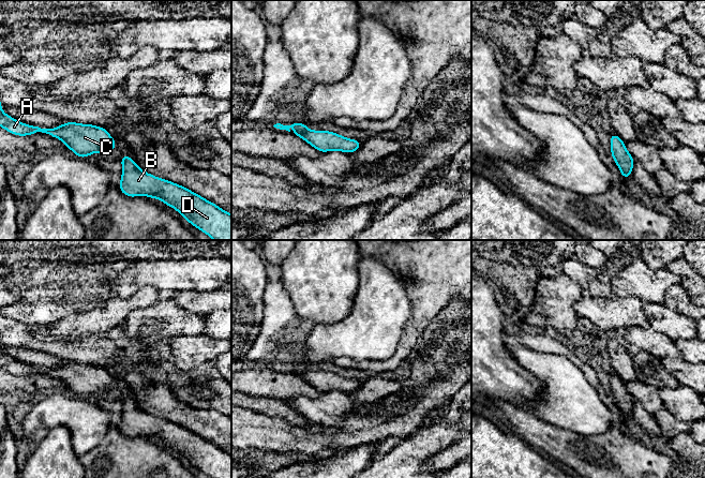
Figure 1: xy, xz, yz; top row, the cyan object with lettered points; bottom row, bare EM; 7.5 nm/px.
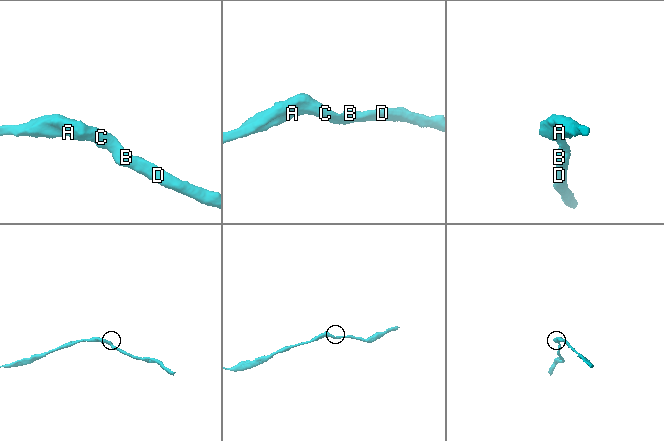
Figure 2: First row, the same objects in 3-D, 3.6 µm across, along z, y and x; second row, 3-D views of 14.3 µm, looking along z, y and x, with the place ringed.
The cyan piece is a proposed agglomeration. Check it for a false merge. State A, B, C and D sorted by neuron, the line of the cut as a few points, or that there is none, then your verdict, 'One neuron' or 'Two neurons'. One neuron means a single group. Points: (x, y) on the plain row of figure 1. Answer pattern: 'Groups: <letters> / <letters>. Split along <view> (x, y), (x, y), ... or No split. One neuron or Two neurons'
Groups: A B C D. No split. One neuron

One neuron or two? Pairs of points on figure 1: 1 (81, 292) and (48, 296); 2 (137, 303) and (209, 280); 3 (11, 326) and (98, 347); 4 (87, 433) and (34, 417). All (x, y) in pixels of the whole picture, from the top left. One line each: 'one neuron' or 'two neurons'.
1: one neuron
2: two neurons
3: one neuron
4: one neuron

